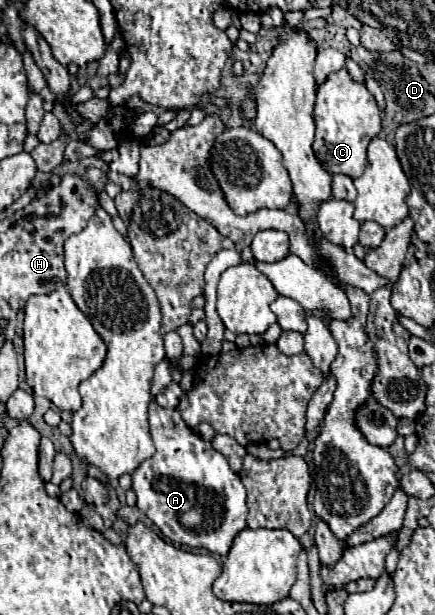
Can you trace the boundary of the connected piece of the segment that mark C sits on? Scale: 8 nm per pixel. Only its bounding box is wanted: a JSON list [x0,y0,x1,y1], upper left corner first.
[313,69,381,179]

